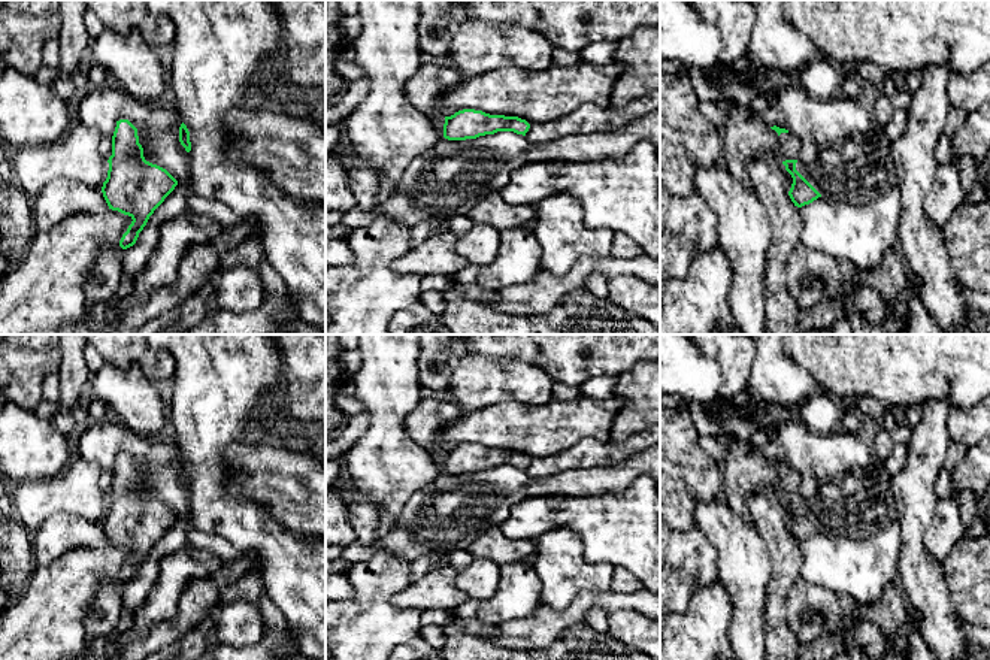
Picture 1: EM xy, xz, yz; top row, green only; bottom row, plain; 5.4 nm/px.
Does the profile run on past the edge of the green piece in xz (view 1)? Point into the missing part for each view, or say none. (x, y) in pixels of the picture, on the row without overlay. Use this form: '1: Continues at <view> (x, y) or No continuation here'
1: No continuation here

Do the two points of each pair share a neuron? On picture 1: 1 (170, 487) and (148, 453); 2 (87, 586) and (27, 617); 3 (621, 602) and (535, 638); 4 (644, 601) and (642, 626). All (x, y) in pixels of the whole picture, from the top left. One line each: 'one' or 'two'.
1: one
2: one
3: one
4: two

